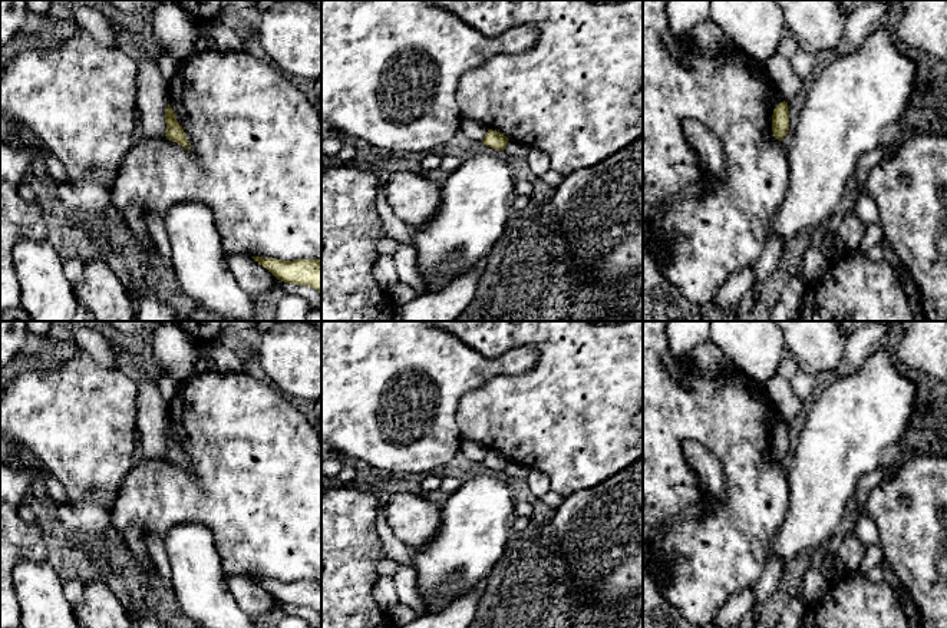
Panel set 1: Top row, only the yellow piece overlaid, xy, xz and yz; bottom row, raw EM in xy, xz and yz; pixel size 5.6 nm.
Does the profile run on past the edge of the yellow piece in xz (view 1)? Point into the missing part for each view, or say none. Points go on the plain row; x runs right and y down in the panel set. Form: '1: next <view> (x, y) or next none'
1: next none

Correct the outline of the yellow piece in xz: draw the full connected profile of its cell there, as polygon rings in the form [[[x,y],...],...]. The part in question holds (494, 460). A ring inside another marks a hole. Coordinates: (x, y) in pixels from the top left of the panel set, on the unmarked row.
[[[488,450],[485,459],[482,460],[482,463],[495,470],[495,472],[504,472],[507,465],[508,465],[508,459],[504,457],[502,455],[496,453],[496,452],[492,452],[492,450]]]

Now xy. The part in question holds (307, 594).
[[[253,579],[264,589],[267,589],[277,601],[296,606],[307,606],[317,611],[321,615],[320,581],[281,582],[277,579]]]

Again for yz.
[[[781,423],[773,430],[772,436],[772,453],[775,460],[779,463],[788,456],[789,452],[789,432],[788,432],[788,423]]]

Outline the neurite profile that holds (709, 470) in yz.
[[[682,440],[683,455],[699,477],[703,493],[709,502],[722,506],[726,499],[725,475],[722,463],[699,442]]]

